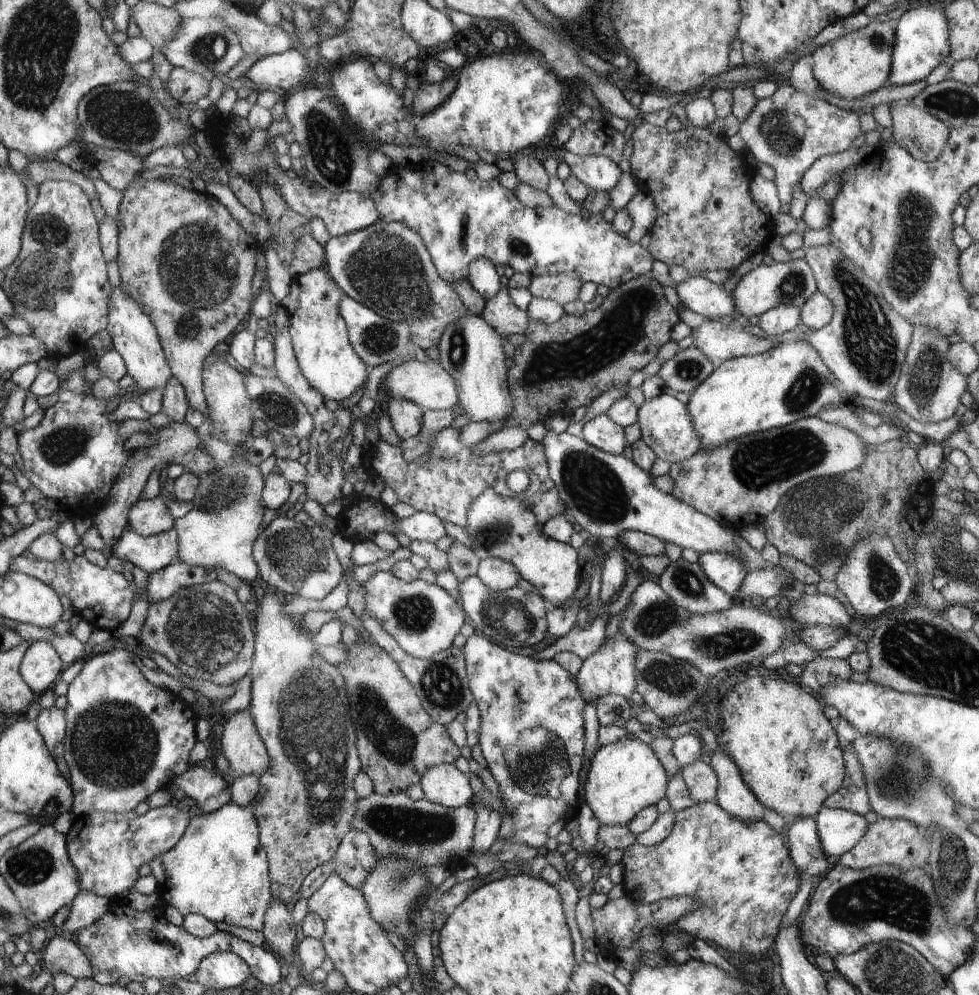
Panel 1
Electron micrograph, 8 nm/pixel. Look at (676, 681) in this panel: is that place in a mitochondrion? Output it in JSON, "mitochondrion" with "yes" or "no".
{"mitochondrion":"yes"}

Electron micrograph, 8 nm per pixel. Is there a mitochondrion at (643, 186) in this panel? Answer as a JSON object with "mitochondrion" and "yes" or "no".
{"mitochondrion":"no"}

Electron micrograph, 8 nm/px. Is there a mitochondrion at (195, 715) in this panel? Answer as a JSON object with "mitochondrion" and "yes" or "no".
{"mitochondrion":"no"}

